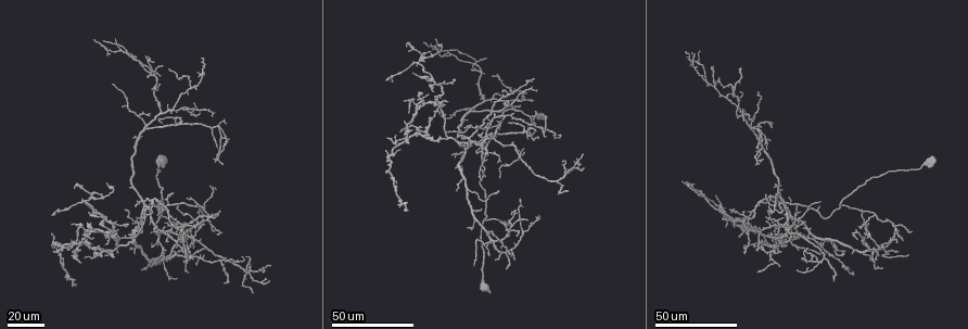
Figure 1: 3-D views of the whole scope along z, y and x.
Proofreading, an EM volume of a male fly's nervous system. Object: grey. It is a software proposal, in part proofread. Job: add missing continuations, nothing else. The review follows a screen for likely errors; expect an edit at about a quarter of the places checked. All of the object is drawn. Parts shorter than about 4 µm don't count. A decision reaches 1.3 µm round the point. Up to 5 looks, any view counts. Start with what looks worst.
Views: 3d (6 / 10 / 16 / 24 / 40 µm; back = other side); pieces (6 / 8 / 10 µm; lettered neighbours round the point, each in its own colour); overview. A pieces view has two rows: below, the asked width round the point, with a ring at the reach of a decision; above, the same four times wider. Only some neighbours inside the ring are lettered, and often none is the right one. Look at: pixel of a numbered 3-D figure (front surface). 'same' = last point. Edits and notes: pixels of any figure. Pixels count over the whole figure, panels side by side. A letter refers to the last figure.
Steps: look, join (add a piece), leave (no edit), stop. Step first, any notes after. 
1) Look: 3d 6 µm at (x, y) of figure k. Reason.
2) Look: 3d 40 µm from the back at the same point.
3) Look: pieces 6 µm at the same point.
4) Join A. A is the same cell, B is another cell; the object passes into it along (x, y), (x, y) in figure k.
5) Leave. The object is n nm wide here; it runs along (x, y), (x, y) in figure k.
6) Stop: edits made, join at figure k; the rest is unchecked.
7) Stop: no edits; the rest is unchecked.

Look: 3d 40 µm at (171, 193) of figure 1. Free end.

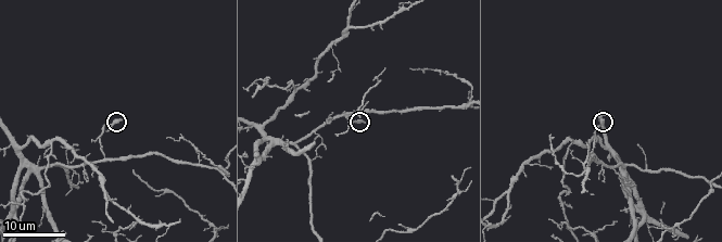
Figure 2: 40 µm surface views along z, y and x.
Look: pieces 10 µm at (602, 118) of figure 2.

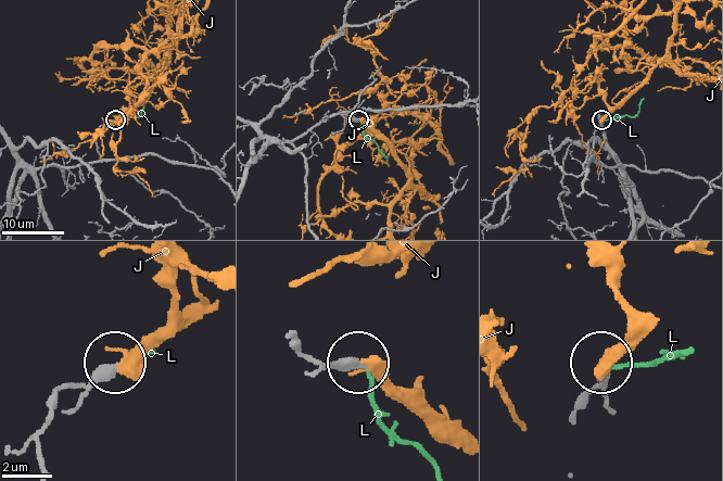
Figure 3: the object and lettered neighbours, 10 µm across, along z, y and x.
Join L. L is the same cell, J is another cell; the object passes into it along (597, 389), (610, 366), (645, 366), (666, 354), (688, 354) in figure 3; the cell continues.

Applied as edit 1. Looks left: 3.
Look: overview.

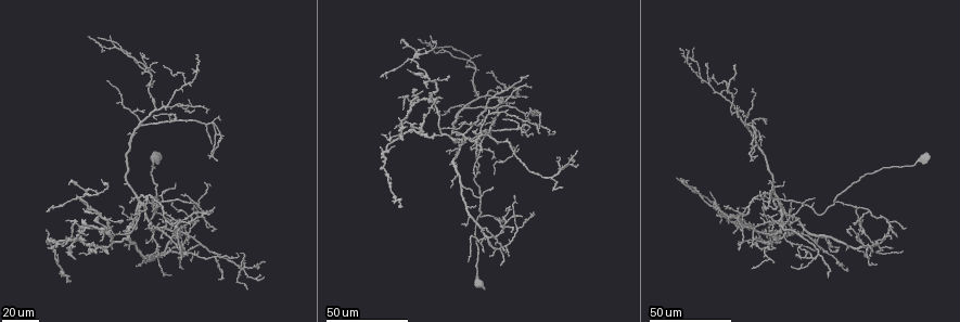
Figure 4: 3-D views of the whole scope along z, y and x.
Look: 3d 24 µm at (152, 259) of figure 4. Free end.

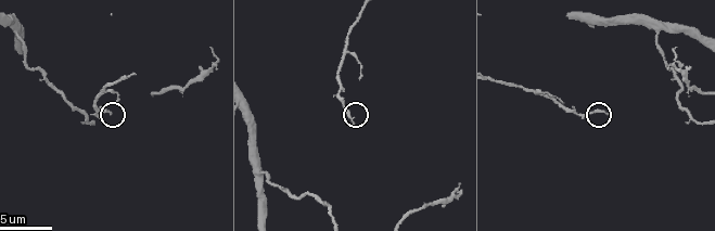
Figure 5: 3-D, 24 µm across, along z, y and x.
Look: pieces 6 µm at (605, 112) of figure 5.

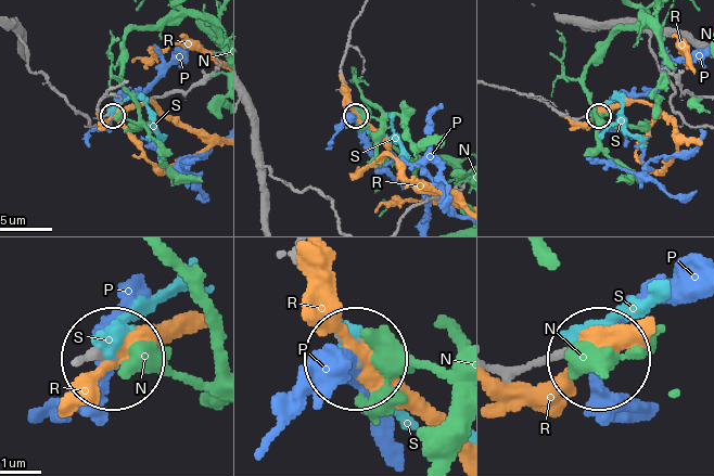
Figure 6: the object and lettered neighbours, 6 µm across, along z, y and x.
Leave. N, P, R and S are other cells; none of them fits.

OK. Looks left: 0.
Stop: edits made, join at figure 3; the rest is unchecked.

